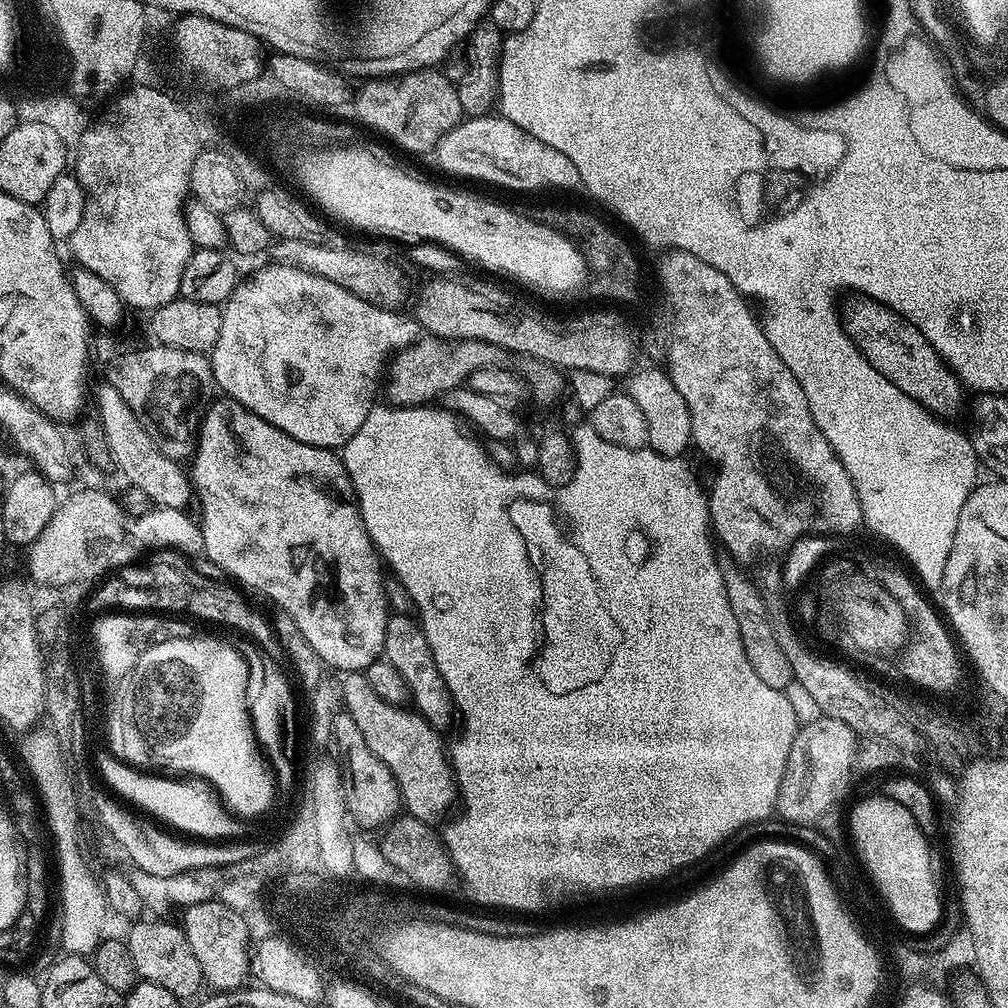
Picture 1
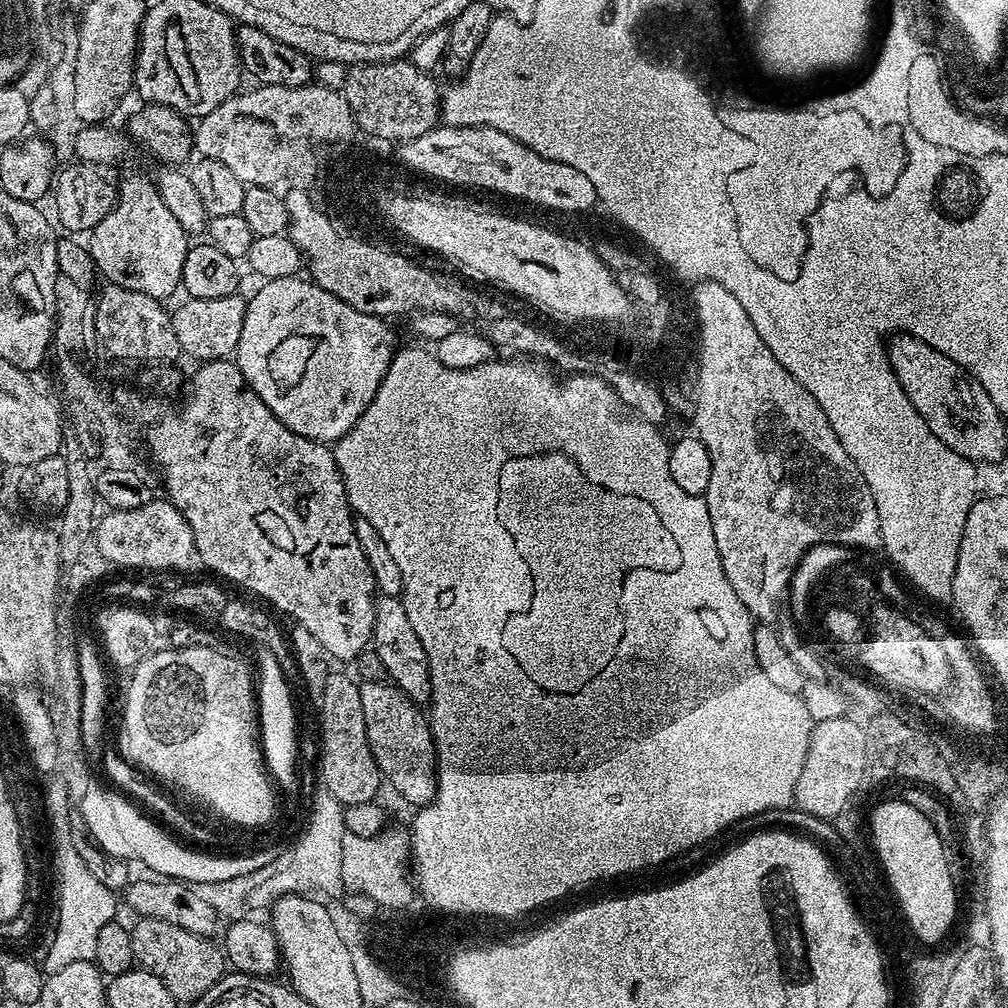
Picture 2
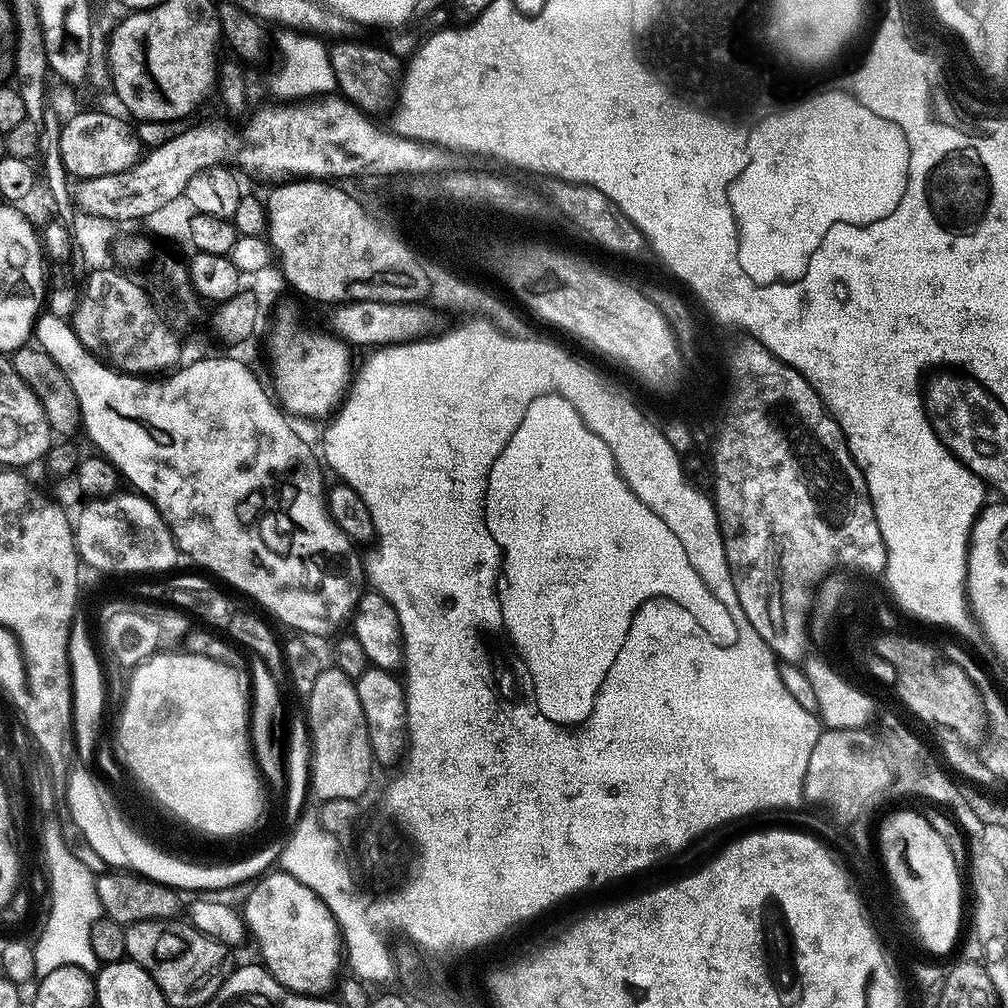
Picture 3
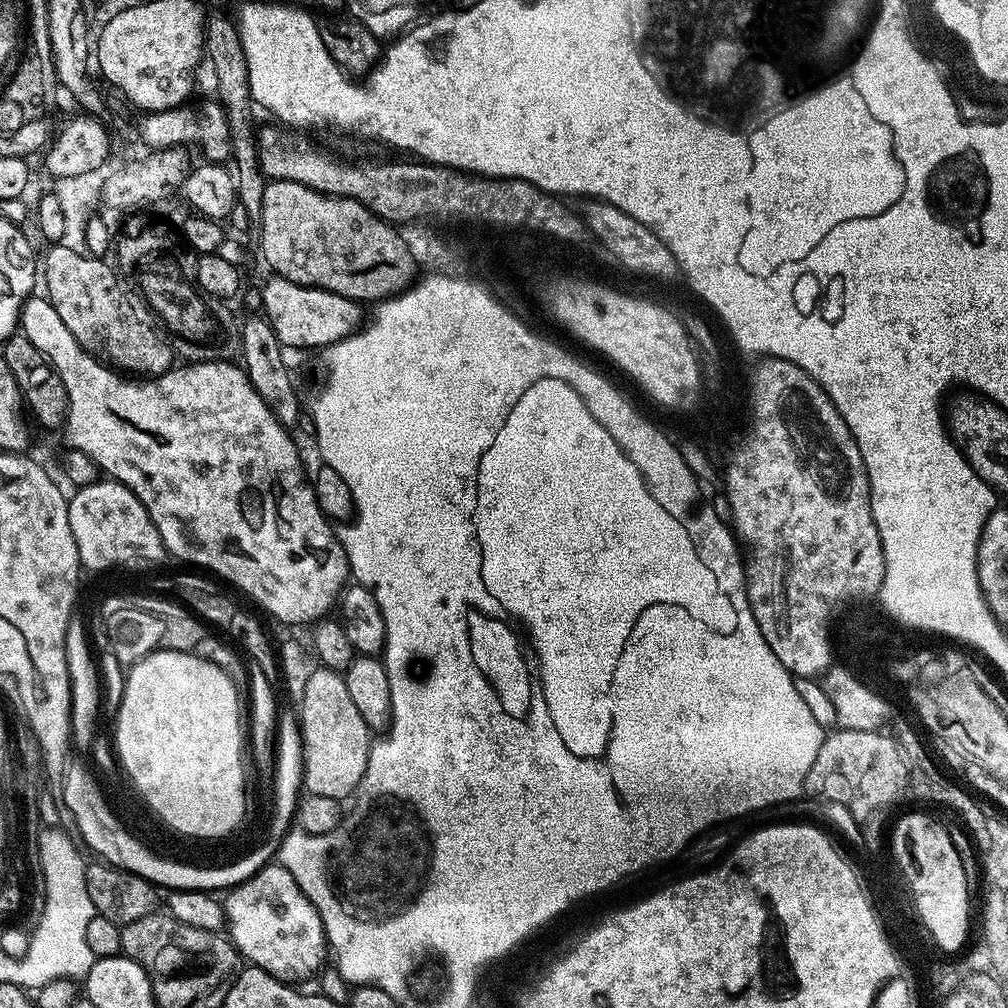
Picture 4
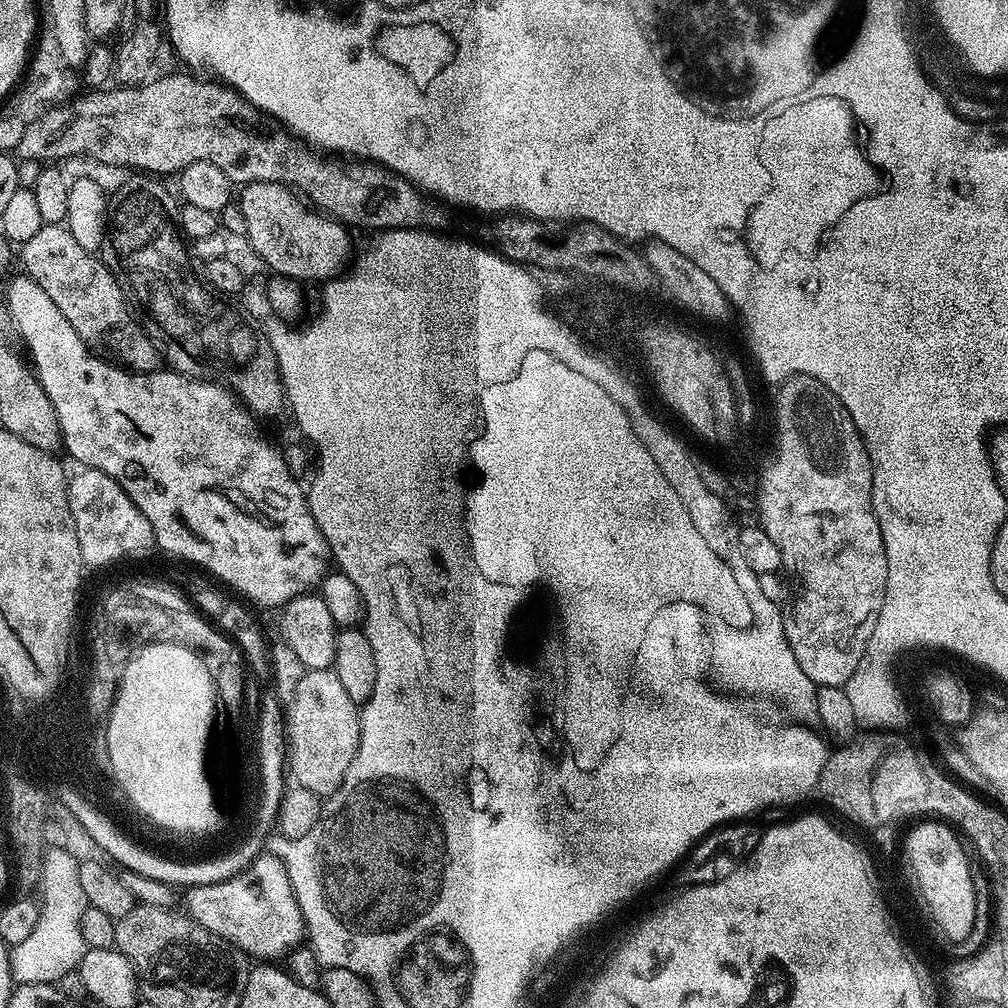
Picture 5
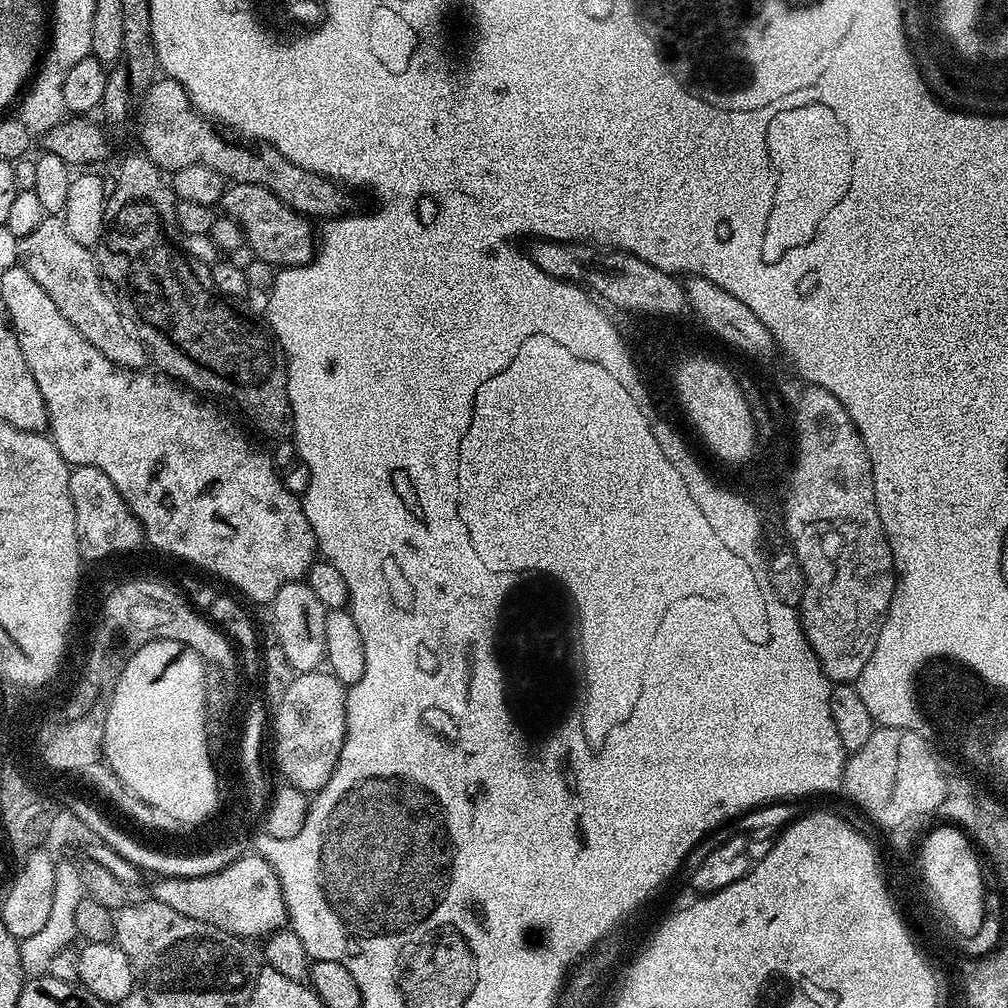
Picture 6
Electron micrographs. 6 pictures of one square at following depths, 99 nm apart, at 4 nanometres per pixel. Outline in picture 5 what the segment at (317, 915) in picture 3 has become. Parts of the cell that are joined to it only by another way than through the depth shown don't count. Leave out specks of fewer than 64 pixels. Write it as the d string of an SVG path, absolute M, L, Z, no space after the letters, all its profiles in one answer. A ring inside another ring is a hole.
M263 854L236 875L213 884L194 884L183 893L182 904L192 921L210 934L218 934L260 962L276 962L301 947L306 936L304 909L298 906L290 874L274 855Z

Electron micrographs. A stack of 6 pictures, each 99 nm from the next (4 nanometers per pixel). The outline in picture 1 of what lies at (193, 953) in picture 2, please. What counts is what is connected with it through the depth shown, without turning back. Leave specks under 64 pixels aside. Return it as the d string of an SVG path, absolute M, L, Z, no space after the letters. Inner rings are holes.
M137 919L126 935L130 955L134 957L136 975L149 980L174 994L177 1000L187 1002L200 987L205 987L204 971L179 923L167 924L164 920Z

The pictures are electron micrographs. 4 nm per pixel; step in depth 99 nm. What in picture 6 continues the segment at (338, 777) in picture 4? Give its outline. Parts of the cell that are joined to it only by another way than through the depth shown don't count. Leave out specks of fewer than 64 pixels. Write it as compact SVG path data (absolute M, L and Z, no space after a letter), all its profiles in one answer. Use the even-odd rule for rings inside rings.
M317 670L293 675L286 694L282 694L279 704L275 705L274 719L270 724L270 736L276 739L276 764L287 783L307 794L315 794L326 786L326 782L330 782L330 774L334 774L348 729L347 705L345 685L341 684L339 678L333 676L331 672Z

